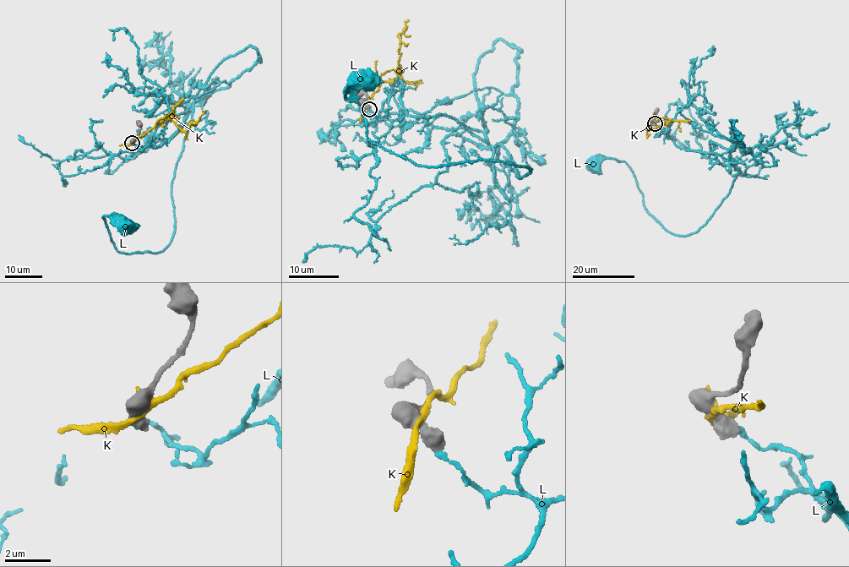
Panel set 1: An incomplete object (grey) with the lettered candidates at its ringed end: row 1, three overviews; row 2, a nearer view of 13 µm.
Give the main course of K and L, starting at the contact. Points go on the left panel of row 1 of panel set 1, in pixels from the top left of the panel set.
K: (133, 142), (169, 117), (174, 119), (173, 122), (183, 131), (198, 120), (204, 112), (202, 111)
L: (131, 144), (155, 147), (188, 123), (171, 190), (168, 246), (121, 253), (103, 216), (121, 215), (128, 226)

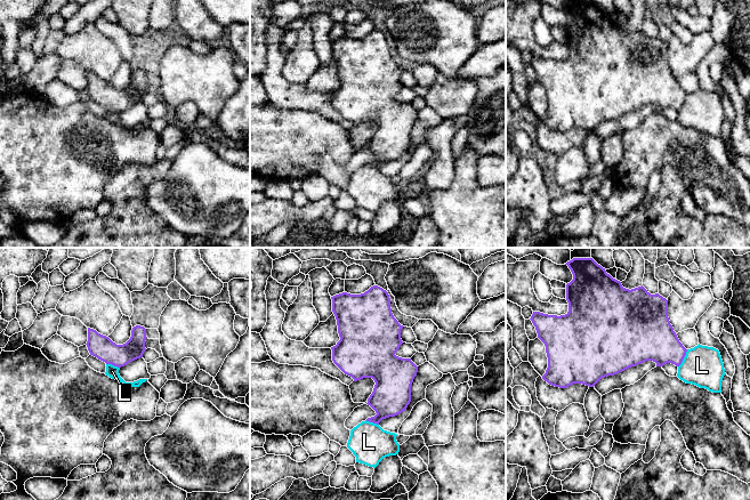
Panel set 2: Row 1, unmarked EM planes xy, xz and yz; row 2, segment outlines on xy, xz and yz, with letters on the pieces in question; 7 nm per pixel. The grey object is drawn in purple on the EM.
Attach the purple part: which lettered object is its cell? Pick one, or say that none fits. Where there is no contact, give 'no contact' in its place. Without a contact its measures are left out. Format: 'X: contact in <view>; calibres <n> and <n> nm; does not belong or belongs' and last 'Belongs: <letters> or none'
K: no contact; does not belong
L: contact in yz; calibres 300 and 280 nm; does not belong
Belongs: none

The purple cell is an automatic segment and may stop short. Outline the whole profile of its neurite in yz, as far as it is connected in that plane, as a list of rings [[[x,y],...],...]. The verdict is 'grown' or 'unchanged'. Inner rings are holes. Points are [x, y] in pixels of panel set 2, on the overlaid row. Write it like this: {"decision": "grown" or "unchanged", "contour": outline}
{"decision": "unchanged", "contour": [[[573,258],[565,265],[573,274],[573,280],[566,284],[568,312],[561,316],[533,312],[530,318],[538,338],[546,346],[548,368],[542,376],[545,381],[559,388],[567,388],[573,384],[594,387],[602,378],[618,374],[646,361],[655,362],[656,366],[682,364],[687,349],[670,324],[666,298],[659,293],[651,295],[643,285],[631,290],[623,288],[620,281],[607,274],[592,258]]]}

